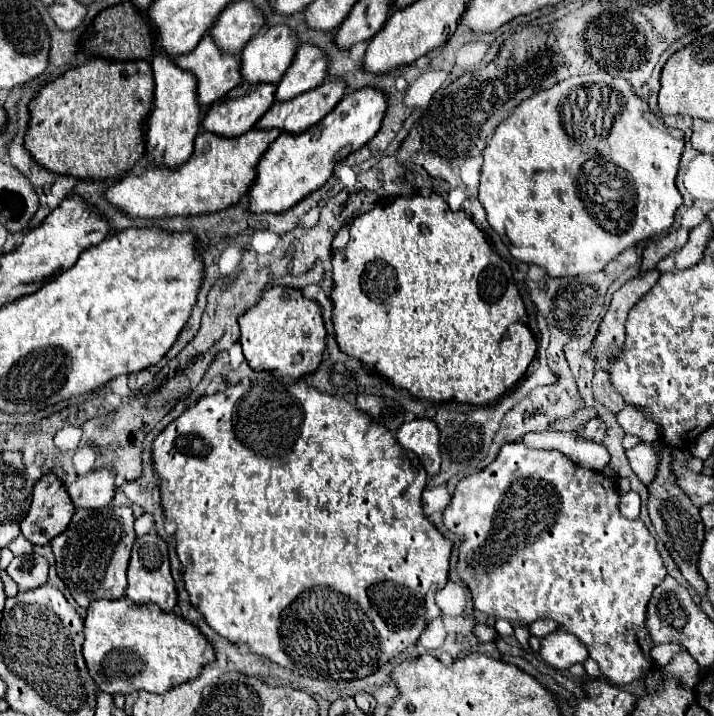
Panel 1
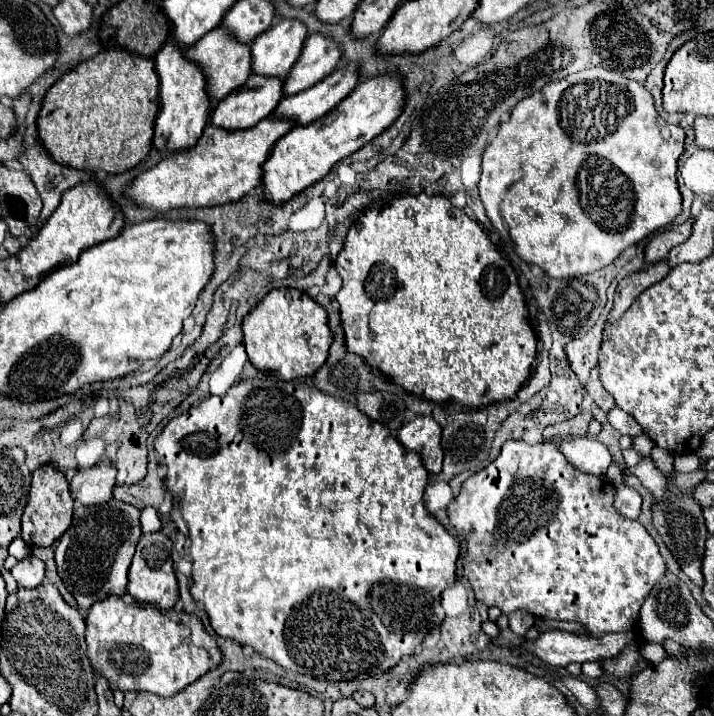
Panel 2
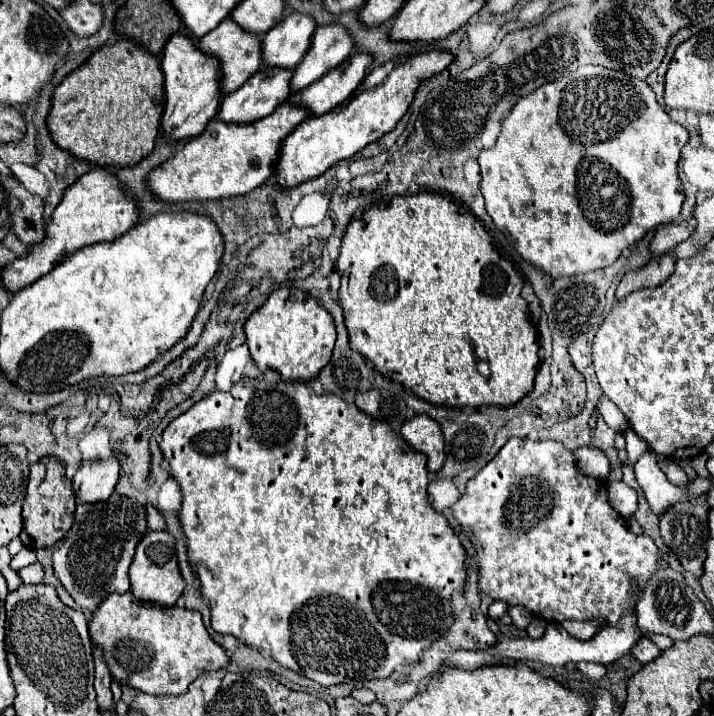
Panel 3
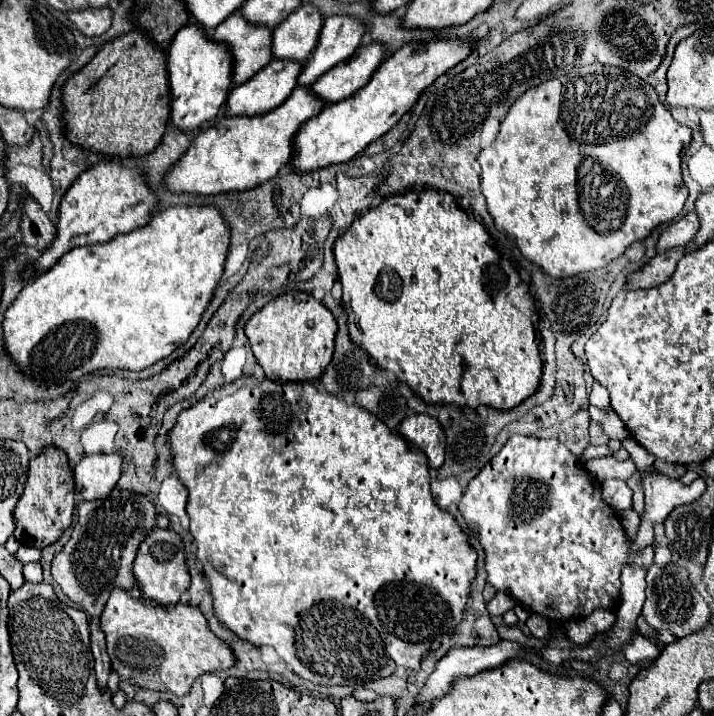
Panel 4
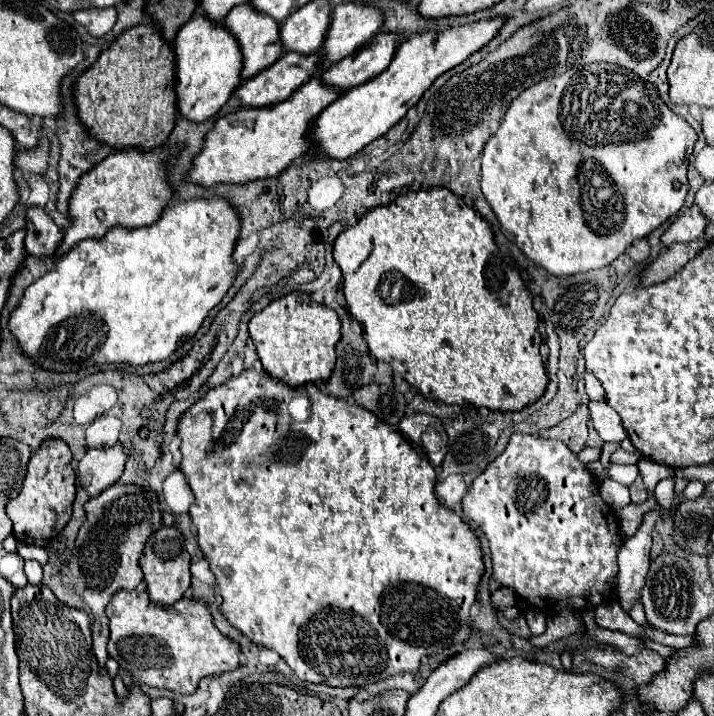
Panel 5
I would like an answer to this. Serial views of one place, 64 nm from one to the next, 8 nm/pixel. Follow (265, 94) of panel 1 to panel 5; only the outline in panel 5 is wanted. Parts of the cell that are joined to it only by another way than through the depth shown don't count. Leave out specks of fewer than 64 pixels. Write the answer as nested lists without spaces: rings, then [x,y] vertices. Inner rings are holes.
[[[282,54],[270,68],[258,72],[254,78],[242,82],[234,96],[240,102],[240,108],[266,108],[270,104],[278,104],[284,102],[296,88],[300,88],[306,80],[312,78],[312,74],[316,72],[316,64],[318,64],[318,54]]]

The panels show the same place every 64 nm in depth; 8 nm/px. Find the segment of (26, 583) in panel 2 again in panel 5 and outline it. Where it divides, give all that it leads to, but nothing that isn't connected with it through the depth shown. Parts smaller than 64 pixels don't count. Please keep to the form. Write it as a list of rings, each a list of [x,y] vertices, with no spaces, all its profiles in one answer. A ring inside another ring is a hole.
[[[28,560],[26,566],[24,566],[24,570],[26,570],[26,576],[28,576],[30,584],[38,584],[42,580],[42,566],[38,562]]]

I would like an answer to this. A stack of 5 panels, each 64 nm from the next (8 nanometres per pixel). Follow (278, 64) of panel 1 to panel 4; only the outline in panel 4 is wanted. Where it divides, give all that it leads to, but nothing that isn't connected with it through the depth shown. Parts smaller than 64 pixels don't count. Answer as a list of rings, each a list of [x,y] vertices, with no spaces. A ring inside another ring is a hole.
[[[314,6],[296,8],[272,30],[274,60],[306,62],[318,42],[322,16]]]

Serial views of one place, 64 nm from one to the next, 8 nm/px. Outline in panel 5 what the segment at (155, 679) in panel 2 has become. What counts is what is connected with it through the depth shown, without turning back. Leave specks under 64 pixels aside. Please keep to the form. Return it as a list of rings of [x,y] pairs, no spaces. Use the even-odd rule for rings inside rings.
[[[118,590],[114,592],[108,608],[108,626],[110,626],[110,640],[108,640],[108,654],[114,658],[120,668],[124,668],[136,684],[146,684],[152,688],[166,688],[178,694],[194,694],[200,678],[204,676],[214,676],[220,672],[228,672],[240,666],[240,648],[236,642],[230,638],[222,636],[214,624],[208,606],[204,602],[192,600],[192,598],[182,598],[180,602],[172,606],[164,604],[154,604],[150,602],[148,594],[142,590]]]

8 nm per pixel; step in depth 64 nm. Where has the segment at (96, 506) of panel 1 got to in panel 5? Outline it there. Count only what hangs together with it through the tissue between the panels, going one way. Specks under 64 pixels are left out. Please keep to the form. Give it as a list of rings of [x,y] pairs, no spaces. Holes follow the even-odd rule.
[[[114,444],[110,448],[86,450],[84,458],[78,464],[78,484],[90,496],[98,496],[120,480],[124,464],[126,454],[122,452],[120,444]]]

